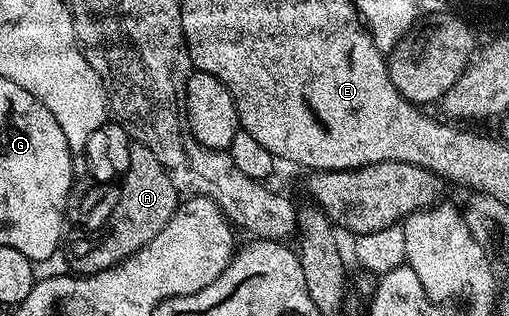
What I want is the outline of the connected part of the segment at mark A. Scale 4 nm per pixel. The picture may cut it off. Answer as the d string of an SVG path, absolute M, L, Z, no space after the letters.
M140 145L130 146L129 157L130 164L119 183L121 192L115 195L114 208L105 223L90 230L90 235L75 240L69 247L67 267L78 276L94 275L116 267L143 249L143 245L147 245L147 241L151 241L151 237L155 237L155 233L159 233L159 229L163 229L163 225L167 225L177 211L179 192L175 185L171 185L171 177L159 157L155 157L151 149Z

